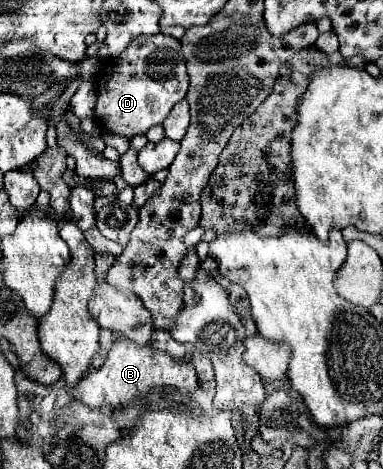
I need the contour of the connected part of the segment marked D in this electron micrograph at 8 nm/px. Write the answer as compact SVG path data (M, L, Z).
M161 33L137 37L119 59L103 69L95 85L95 117L105 129L127 139L147 133L153 125L163 123L171 107L187 95L189 77L185 69L185 57L181 53L181 43L175 37Z

